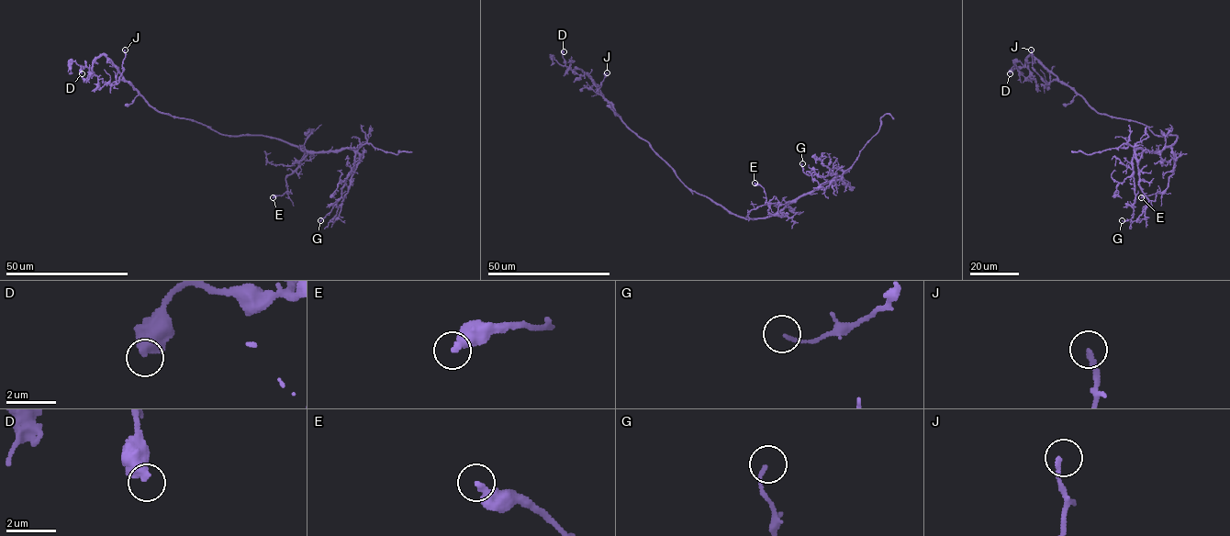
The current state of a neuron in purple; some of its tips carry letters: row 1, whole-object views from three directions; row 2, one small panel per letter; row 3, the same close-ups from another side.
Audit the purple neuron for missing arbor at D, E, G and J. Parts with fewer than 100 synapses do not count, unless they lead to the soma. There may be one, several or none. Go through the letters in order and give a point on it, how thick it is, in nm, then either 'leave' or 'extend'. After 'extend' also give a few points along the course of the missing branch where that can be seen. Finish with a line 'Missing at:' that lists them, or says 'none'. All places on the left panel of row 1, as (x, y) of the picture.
D: at (82, 73); 550 nm thick; leave
E: at (273, 197); 360 nm thick; leave
G: at (320, 220); 130 nm thick; leave
J: at (125, 50); 160 nm thick; leave
Missing at: none

